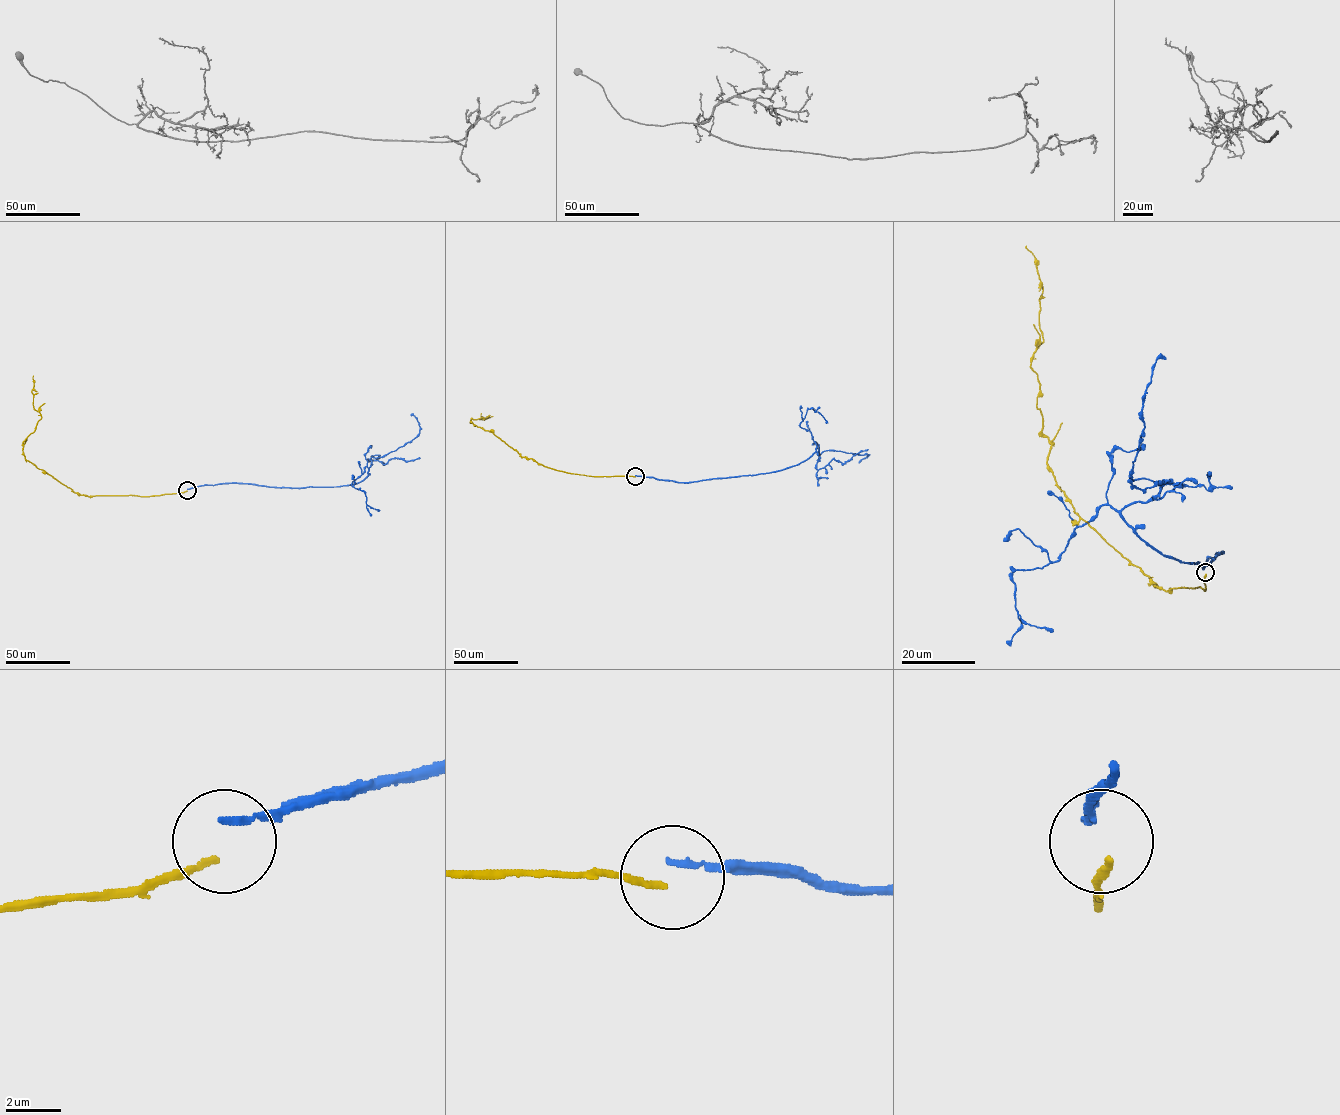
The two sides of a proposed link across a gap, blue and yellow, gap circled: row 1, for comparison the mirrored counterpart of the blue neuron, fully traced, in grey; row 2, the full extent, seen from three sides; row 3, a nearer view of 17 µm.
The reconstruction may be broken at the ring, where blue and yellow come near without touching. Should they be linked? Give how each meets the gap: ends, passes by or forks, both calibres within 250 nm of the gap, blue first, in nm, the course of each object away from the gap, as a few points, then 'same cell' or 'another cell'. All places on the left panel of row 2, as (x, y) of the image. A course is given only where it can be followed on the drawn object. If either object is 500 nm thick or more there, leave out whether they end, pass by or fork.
blue ends; yellow ends; calibres 280 and 220 nm; course blue (187, 489), (229, 483), (297, 488), (358, 483), (367, 476), (371, 457), (396, 450), (419, 433), (411, 415); course yellow (187, 490), (142, 496), (79, 495), (26, 460), (23, 442), (41, 418), (33, 404), (33, 375); another cell

